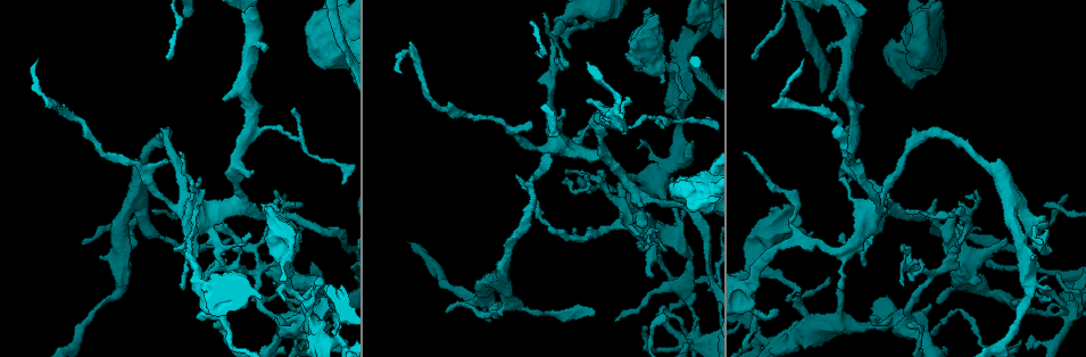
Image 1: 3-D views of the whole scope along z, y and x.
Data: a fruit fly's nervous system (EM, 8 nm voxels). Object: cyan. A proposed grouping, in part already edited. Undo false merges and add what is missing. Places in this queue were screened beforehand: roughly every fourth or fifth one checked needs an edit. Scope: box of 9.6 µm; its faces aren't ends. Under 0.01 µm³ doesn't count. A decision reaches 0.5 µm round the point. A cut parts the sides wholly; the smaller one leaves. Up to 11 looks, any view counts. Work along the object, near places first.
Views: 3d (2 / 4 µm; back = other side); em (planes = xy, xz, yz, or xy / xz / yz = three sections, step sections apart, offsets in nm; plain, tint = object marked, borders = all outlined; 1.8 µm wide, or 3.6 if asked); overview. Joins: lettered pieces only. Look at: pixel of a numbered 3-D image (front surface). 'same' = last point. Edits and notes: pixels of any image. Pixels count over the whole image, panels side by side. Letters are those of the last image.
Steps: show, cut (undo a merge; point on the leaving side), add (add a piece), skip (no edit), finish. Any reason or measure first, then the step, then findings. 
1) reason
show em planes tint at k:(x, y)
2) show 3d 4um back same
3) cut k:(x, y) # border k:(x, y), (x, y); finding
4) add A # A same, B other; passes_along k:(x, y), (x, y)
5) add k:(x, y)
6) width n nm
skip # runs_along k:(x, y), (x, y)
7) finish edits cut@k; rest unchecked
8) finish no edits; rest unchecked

a narrow waist
show em planes borders at 1:(1070, 303)

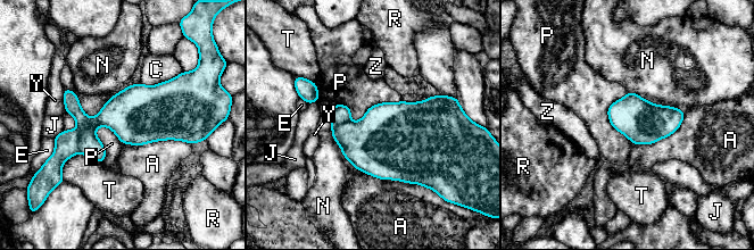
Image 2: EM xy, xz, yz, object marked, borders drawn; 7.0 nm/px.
cut 2:(66, 144) # A other, C other, E other, J other, N other, P other, R other, T other, Y other, Z other; two neurons meet here

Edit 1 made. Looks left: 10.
see it whole again
show overview

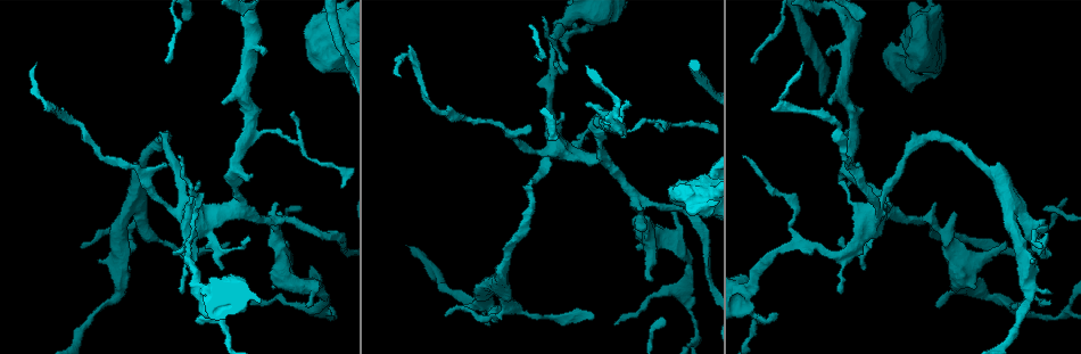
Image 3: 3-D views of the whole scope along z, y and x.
free end
show em planes tint at 3:(615, 324)

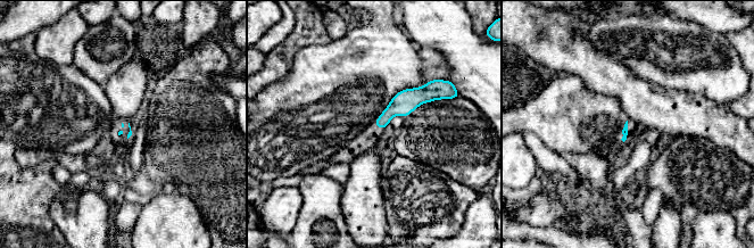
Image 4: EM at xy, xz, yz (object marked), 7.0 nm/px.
see the neighbours
show em planes borders same

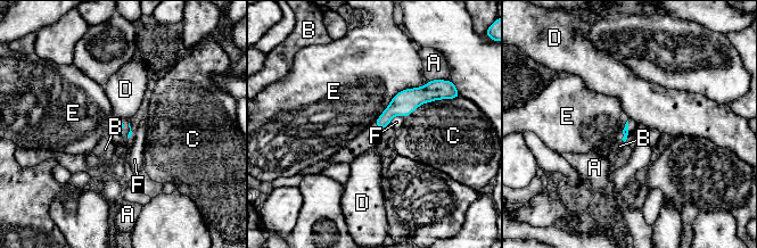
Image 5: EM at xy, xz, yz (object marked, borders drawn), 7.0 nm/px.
longest_contact E 440 nm
skip # A other, B other, C other, D other, E other, F other; runs_along 5:(433, 92), (406, 100), (378, 124); none of them fits

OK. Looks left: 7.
thick turns thin
show 3d 2um at 3:(1028, 288)

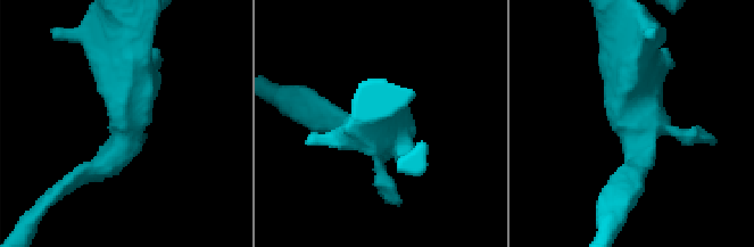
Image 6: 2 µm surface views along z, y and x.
show em planes tint at 6:(633, 135)

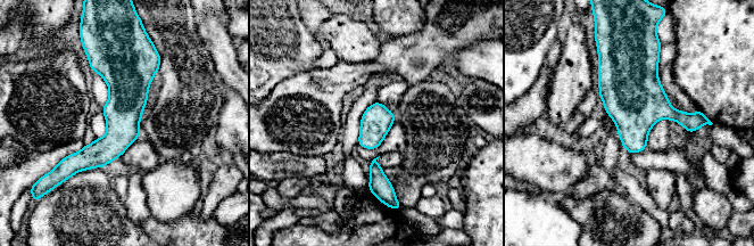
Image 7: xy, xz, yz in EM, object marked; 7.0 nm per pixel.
what lies round it
show em planes borders same

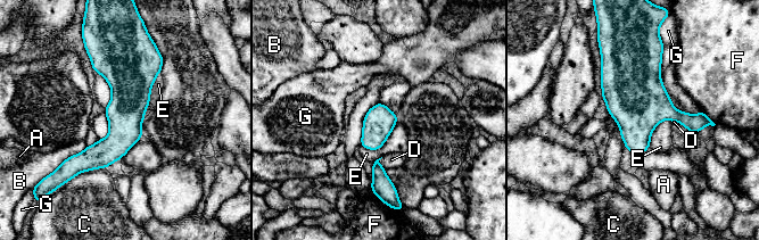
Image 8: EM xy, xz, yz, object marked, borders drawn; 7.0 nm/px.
skip # A other, B other, C other, D other, E other, F other, G other; border 8:(159, 72), (143, 117); all the same neuron

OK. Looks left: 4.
four arms meet
show 3d 2um at 3:(635, 203)

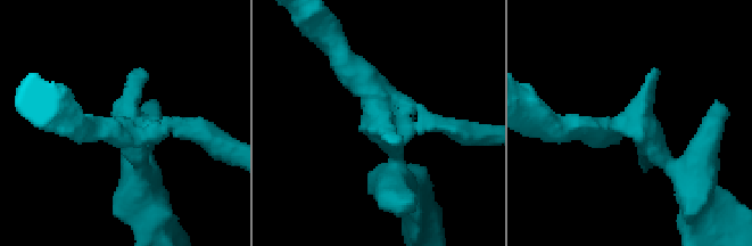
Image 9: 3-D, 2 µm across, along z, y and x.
arms 4; now the EM
show em yz step 8 borders at 9:(125, 120)

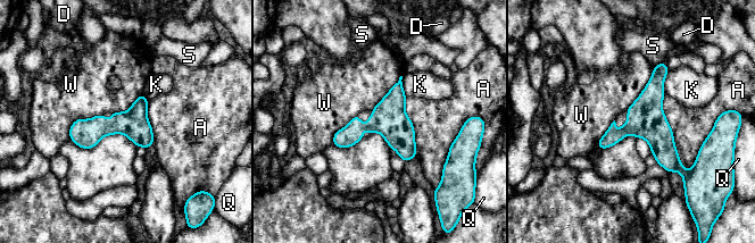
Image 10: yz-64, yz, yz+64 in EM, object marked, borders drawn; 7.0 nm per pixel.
width 200 nm
skip # A other, D other, K other, Q other, S other, W other; border 10:(104, 112), (77, 118), (69, 139); all the same neuron

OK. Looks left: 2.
finish edits cut@2; rest unchecked

